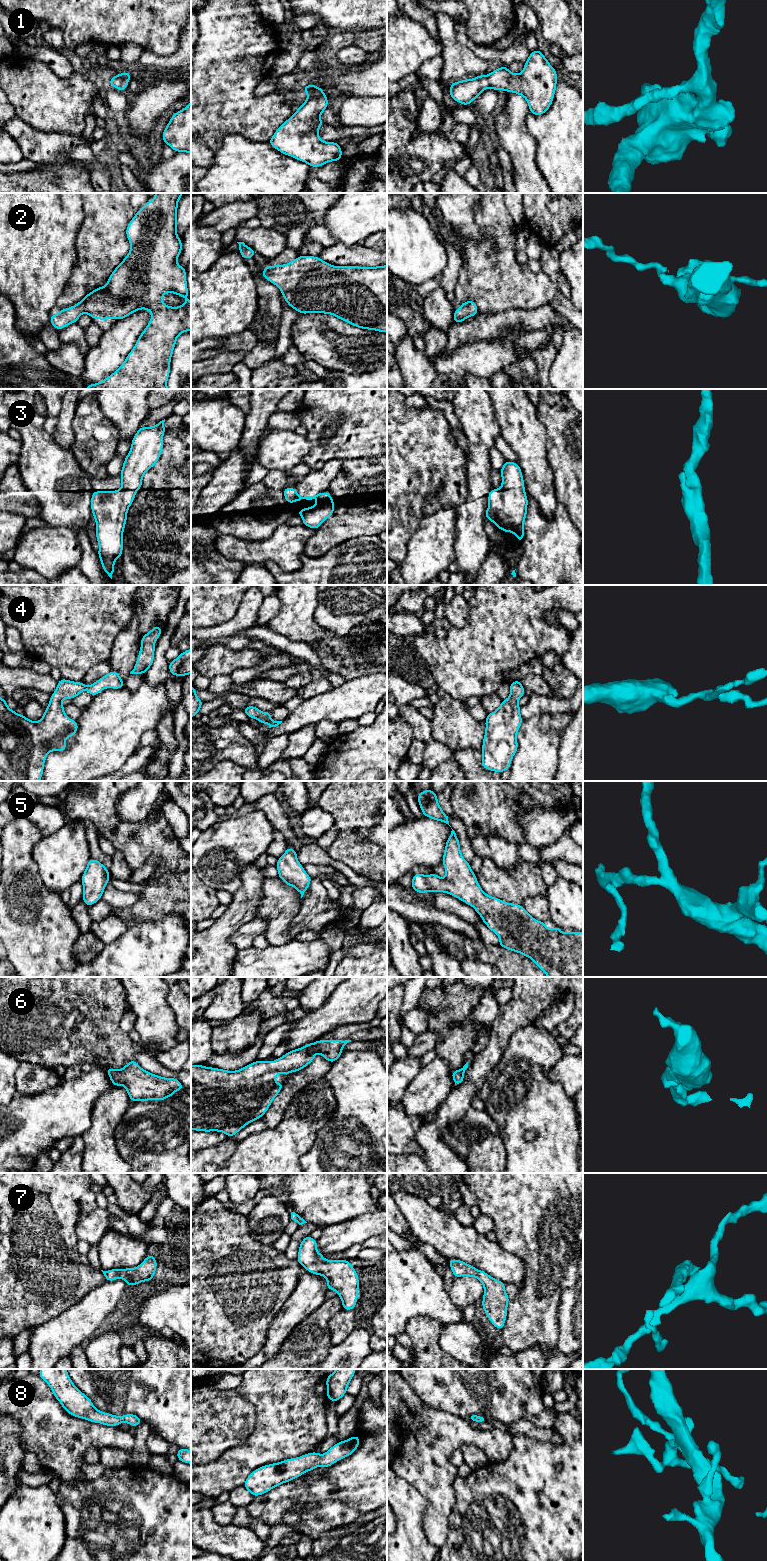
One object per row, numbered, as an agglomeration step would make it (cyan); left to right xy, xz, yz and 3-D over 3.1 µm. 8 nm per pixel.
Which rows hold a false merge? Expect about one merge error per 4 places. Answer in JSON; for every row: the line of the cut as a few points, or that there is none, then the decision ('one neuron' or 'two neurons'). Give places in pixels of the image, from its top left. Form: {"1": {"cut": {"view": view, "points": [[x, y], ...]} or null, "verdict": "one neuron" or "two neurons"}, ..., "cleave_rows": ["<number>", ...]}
{"1": {"cut": null, "verdict": "one neuron"}, "2": {"cut": null, "verdict": "one neuron"}, "3": {"cut": null, "verdict": "one neuron"}, "4": {"cut": null, "verdict": "one neuron"}, "5": {"cut": null, "verdict": "one neuron"}, "6": {"cut": null, "verdict": "one neuron"}, "7": {"cut": null, "verdict": "one neuron"}, "8": {"cut": null, "verdict": "one neuron"}, "cleave_rows": []}

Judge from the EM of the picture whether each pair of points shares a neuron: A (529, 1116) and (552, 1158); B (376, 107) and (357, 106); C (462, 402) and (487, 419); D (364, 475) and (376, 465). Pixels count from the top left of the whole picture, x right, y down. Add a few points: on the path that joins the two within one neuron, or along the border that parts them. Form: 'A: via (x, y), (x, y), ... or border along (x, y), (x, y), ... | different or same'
A: via (539, 1126), (552, 1139), (552, 1148) | same
B: via (371, 107), (362, 107) | same
C: via (468, 404), (481, 417) | same
D: via (367, 474), (373, 468) | same

